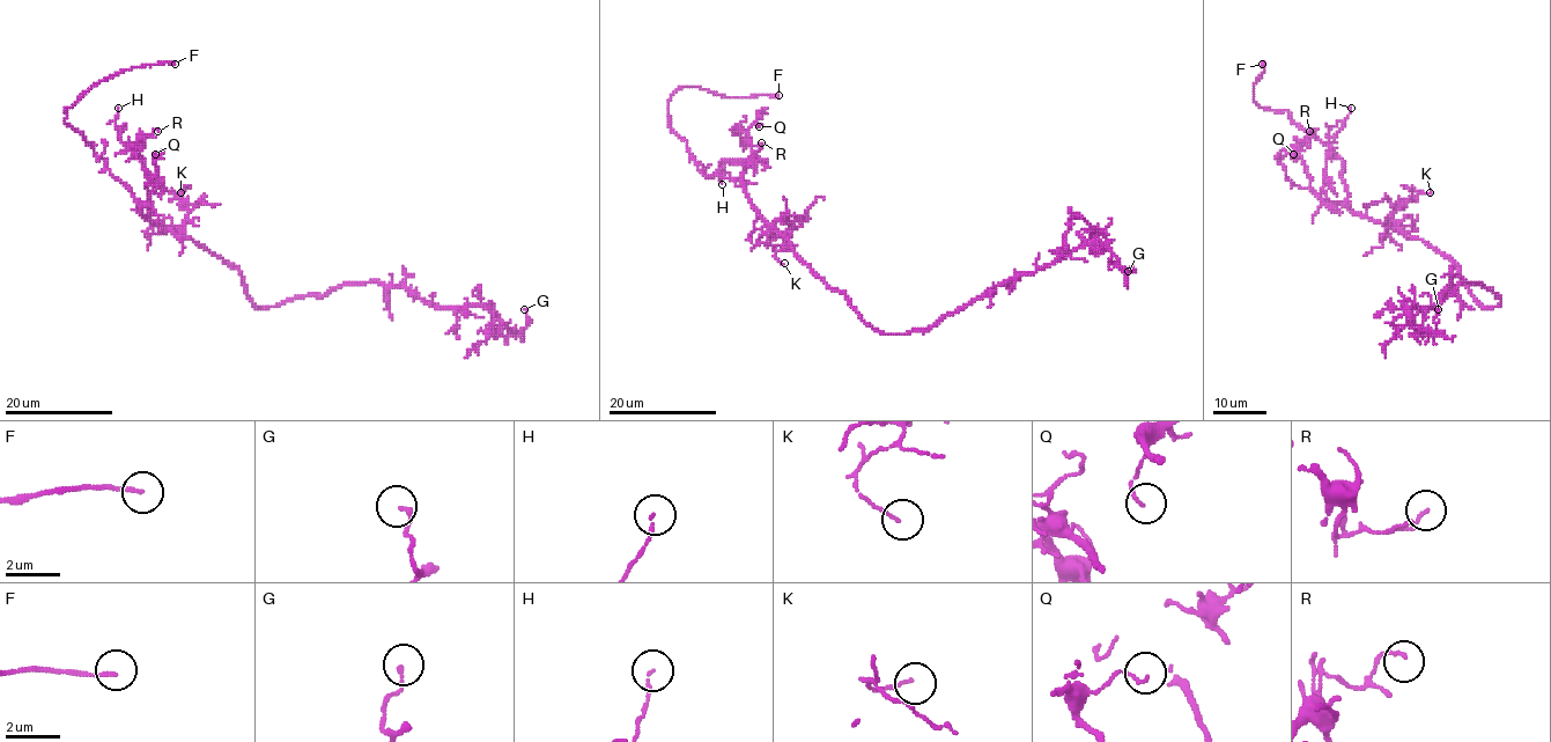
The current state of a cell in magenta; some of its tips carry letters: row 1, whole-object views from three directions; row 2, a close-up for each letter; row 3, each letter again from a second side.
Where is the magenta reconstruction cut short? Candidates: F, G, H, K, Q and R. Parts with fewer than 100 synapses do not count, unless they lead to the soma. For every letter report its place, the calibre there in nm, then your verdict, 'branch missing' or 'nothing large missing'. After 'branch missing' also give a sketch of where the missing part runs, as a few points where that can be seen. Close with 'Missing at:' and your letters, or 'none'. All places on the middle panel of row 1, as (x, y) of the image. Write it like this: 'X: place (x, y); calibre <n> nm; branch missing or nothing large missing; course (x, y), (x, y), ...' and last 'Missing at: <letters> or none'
F: place (778, 95); calibre 140 nm; branch missing; course (778, 95), (799, 101), (807, 112)
G: place (1128, 271); calibre 130 nm; nothing large missing
H: place (722, 184); calibre 100 nm; nothing large missing
K: place (784, 263); calibre 100 nm; nothing large missing
Q: place (759, 126); calibre 100 nm; nothing large missing
R: place (761, 142); calibre 100 nm; nothing large missing
Missing at: F

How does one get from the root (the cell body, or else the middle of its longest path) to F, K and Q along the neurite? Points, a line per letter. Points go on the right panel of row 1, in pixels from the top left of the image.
F: (1445, 256), (1346, 205), (1343, 161), (1300, 129), (1286, 111), (1263, 109), (1254, 100), (1262, 64)
K: (1445, 256), (1396, 229), (1385, 234), (1387, 220), (1402, 205), (1419, 192), (1430, 192)
Q: (1445, 256), (1420, 240), (1350, 212), (1338, 203), (1321, 200), (1311, 190), (1294, 186), (1279, 162), (1293, 154)

